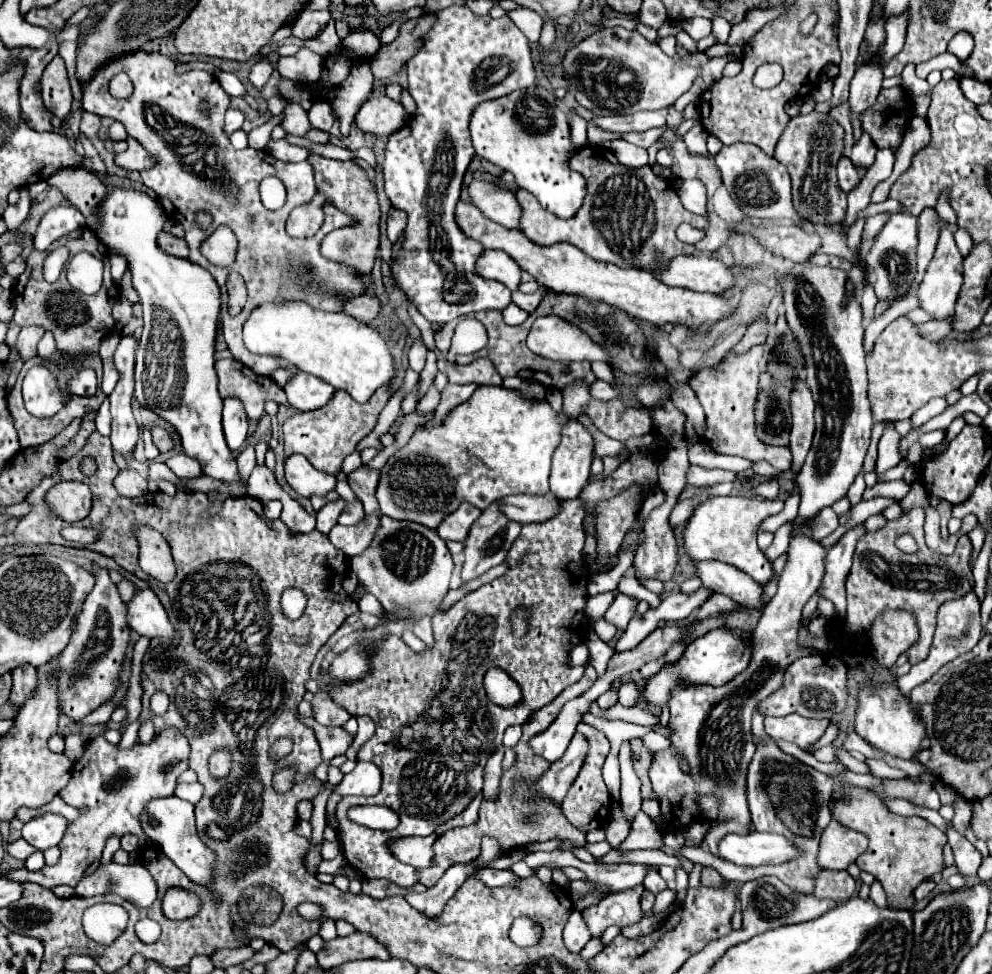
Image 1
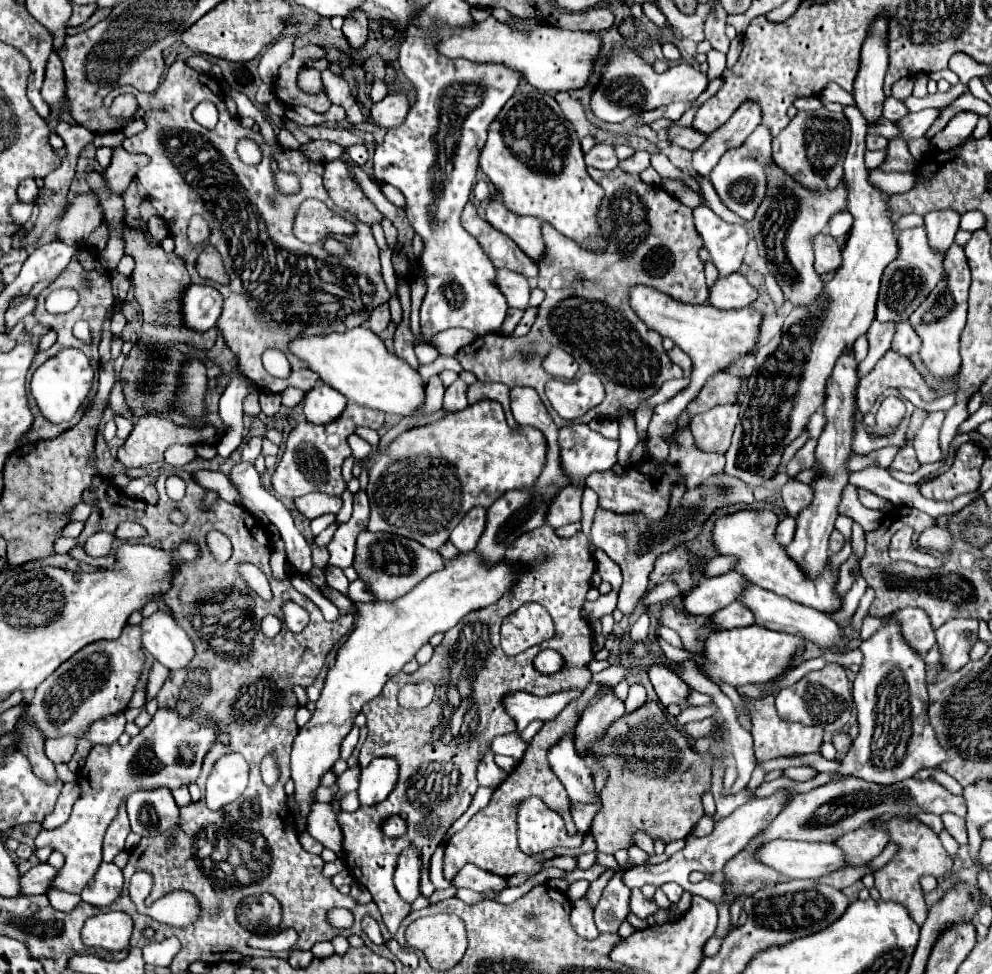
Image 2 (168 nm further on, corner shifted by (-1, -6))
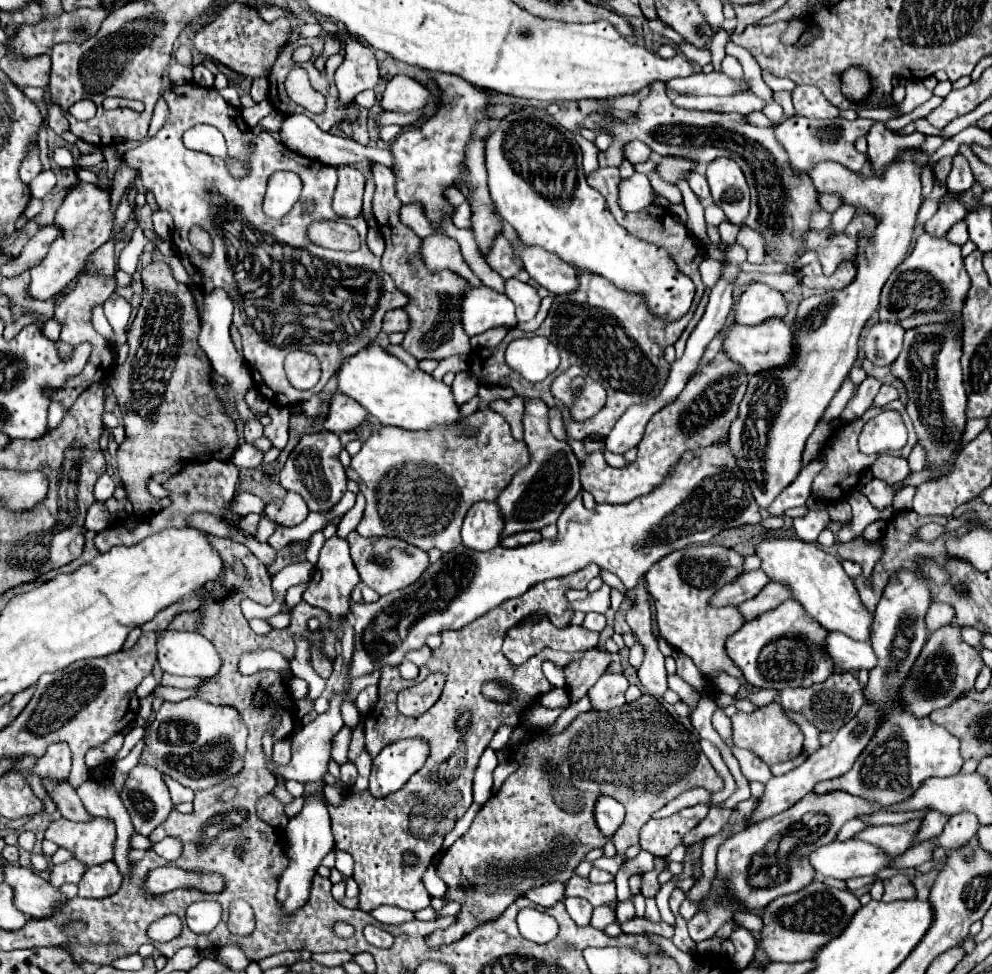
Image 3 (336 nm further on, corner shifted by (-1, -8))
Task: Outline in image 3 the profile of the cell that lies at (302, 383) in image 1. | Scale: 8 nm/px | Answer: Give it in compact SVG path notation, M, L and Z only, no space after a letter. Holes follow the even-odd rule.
M336 392L330 398L328 416L324 418L322 426L324 426L324 430L340 434L340 432L356 430L366 420L368 420L368 414L366 414L366 410L356 400Z

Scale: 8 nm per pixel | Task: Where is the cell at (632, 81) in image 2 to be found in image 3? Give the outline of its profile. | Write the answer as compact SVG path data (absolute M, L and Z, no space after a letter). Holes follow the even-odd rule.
M700 72L686 78L668 80L666 90L676 94L688 94L688 96L706 96L706 94L732 96L732 94L738 94L740 90L748 90L748 84L746 82L738 84L736 80L728 78L722 72L710 72L710 74Z

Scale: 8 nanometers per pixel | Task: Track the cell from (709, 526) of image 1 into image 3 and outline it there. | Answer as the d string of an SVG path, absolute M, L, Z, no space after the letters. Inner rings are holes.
M758 538L754 552L762 560L762 570L772 582L786 584L792 598L802 604L806 614L820 622L826 630L838 630L854 640L868 640L872 614L860 602L854 582L846 576L840 560L812 542L796 538Z

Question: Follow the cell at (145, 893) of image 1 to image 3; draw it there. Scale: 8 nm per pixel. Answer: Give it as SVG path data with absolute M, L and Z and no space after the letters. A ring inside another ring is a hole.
M104 862L100 866L92 866L84 872L82 880L78 882L78 896L82 898L106 898L112 896L122 884L122 876L116 864Z

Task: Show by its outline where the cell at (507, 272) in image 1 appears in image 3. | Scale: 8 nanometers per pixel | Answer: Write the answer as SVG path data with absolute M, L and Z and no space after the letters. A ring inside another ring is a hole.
M506 280L504 294L516 304L516 318L518 322L528 322L534 318L540 306L540 296L536 294L536 288L532 288L526 282L520 280Z

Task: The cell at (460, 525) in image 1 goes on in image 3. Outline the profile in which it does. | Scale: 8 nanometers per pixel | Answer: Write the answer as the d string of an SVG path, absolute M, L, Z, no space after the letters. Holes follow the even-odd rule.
M476 502L462 526L462 544L470 550L490 550L500 544L502 516L496 502Z

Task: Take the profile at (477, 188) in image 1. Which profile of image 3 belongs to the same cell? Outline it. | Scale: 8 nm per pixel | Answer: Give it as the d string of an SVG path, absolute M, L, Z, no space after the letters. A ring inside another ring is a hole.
M512 244L516 258L524 264L540 286L548 288L552 294L564 294L576 290L576 270L570 264L564 264L560 256L544 252L542 248L528 248L528 244Z

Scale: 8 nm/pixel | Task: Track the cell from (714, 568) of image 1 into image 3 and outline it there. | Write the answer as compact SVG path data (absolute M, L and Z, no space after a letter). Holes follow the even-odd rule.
M828 632L826 652L842 670L870 670L876 666L876 656L868 642L858 642L842 632Z

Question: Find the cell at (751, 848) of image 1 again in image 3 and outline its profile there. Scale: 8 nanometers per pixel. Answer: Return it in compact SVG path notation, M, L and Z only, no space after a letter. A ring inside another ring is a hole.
M834 840L812 852L810 864L818 880L838 878L848 880L854 876L870 876L888 868L892 858L882 854L876 846L860 840Z

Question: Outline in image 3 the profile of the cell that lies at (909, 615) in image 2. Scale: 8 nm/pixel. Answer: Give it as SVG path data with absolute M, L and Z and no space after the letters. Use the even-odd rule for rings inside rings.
M934 602L930 604L928 612L926 612L926 628L928 628L928 634L948 626L954 622L954 610L950 604L944 604L944 602Z

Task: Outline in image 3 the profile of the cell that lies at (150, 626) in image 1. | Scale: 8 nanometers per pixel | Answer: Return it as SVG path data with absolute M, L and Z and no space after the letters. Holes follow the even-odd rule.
M162 630L156 642L158 664L164 672L176 676L198 676L210 678L222 666L222 660L202 634Z

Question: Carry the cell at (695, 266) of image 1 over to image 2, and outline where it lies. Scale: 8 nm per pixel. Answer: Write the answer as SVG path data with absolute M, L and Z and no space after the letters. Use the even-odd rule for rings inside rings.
M732 274L724 282L716 280L710 288L710 302L720 310L738 310L750 306L758 298L756 288L742 276Z

